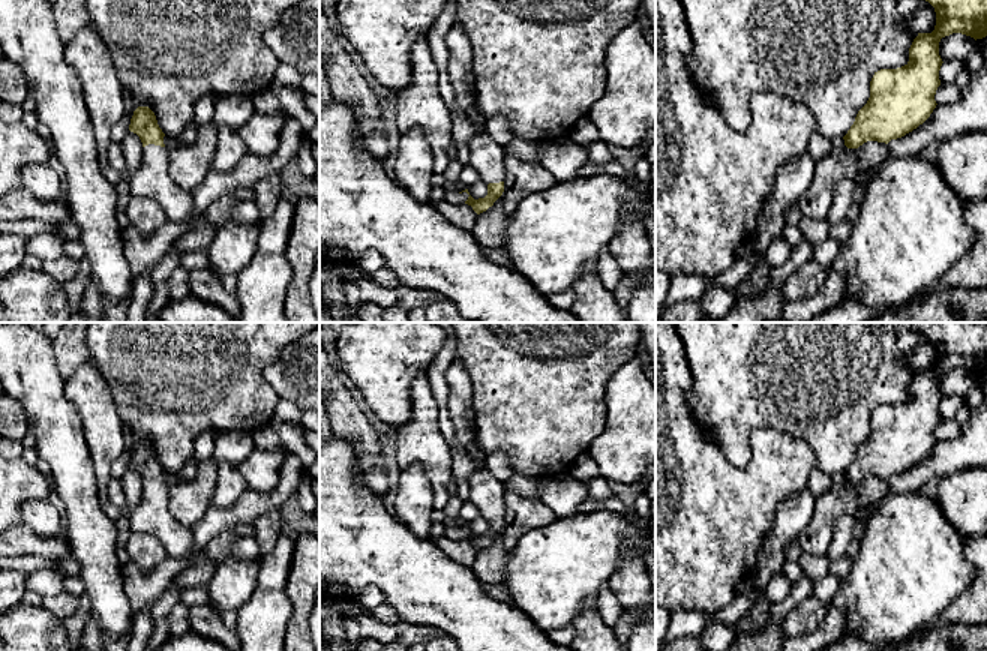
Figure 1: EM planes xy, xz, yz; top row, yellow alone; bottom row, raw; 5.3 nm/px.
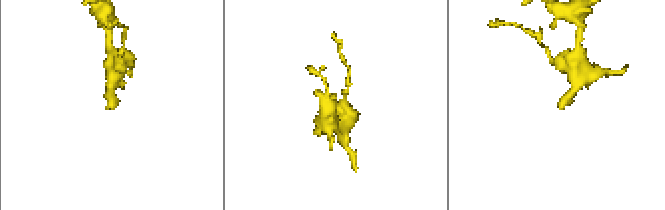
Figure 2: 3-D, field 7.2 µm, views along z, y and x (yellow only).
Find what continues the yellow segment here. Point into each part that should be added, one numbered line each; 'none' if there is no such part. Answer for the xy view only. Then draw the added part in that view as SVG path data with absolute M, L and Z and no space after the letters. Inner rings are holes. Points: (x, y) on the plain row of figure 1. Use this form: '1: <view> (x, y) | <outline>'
1: xy (152, 515) | M148 480L142 483L140 504L129 518L130 532L148 532L158 537L168 558L183 558L192 546L192 531L176 522L168 510L168 486Z

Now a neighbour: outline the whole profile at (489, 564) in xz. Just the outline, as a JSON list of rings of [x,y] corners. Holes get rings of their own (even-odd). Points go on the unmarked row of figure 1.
[[[501,532],[486,548],[477,550],[472,572],[478,580],[488,588],[504,584],[507,550],[504,548]]]

